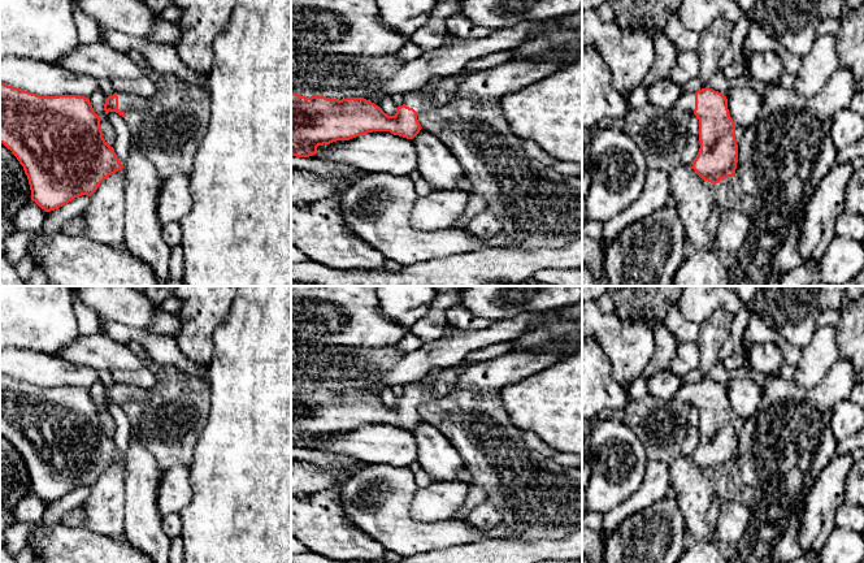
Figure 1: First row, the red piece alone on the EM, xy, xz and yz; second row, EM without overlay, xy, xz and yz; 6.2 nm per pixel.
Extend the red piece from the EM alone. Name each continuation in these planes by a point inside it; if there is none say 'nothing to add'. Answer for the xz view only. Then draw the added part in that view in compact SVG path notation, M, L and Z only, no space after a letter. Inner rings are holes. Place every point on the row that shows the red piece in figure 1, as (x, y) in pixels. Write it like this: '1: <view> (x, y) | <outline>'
1: xz (442, 95) | M463 69L459 74L440 77L429 98L422 95L422 87L403 95L404 104L413 108L417 113L422 113L433 108L448 107L453 100L460 79L469 74L470 73L466 69Z

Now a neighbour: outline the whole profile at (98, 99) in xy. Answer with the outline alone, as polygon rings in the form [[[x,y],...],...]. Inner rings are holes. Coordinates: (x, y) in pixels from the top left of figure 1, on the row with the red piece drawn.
[[[99,88],[88,99],[90,99],[90,103],[91,103],[95,113],[101,118],[100,125],[101,125],[103,138],[110,147],[113,147],[116,131],[114,131],[113,126],[109,124],[108,117],[104,111],[104,104],[105,104],[105,99],[107,99],[105,94]]]

